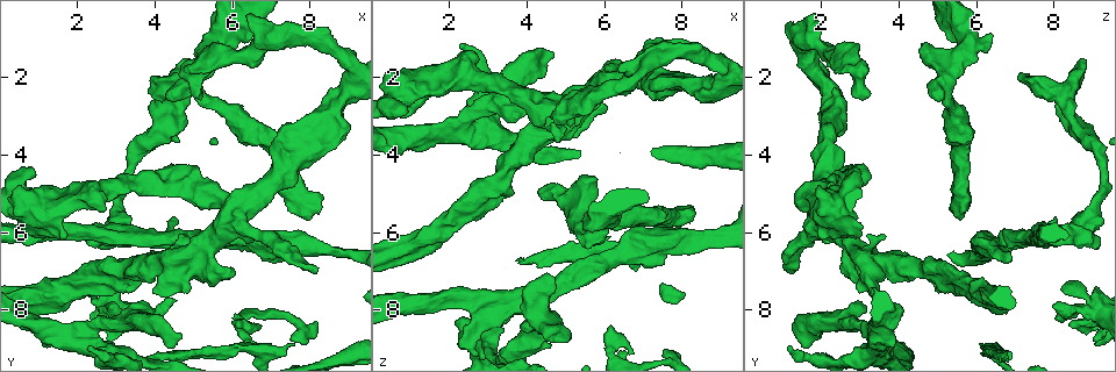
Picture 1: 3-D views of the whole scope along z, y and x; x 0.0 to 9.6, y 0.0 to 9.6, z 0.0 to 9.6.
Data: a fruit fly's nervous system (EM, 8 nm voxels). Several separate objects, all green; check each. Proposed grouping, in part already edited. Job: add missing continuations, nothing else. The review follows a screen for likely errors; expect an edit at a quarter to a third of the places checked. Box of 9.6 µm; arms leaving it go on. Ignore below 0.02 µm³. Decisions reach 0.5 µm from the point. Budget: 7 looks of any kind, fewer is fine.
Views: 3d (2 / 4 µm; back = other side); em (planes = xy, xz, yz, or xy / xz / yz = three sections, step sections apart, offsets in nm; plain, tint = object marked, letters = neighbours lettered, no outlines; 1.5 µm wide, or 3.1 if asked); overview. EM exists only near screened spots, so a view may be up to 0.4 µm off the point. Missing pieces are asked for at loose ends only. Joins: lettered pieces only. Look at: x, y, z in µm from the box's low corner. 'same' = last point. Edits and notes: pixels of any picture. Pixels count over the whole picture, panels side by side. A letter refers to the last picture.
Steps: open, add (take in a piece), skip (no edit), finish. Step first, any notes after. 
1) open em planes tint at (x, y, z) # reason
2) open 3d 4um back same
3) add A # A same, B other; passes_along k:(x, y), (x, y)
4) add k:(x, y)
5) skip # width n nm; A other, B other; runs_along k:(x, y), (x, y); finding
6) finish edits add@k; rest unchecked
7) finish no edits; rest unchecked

open em xy step 8 tint at (7.90, 8.85, 9.10) # branch stops here

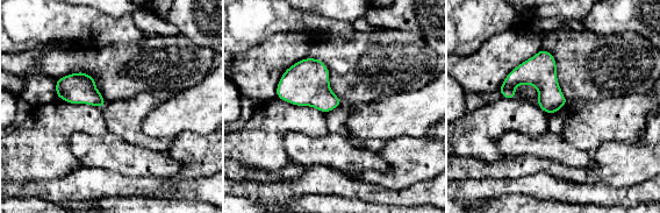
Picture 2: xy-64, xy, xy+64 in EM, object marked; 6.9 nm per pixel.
open em planes letters same # cut it another way

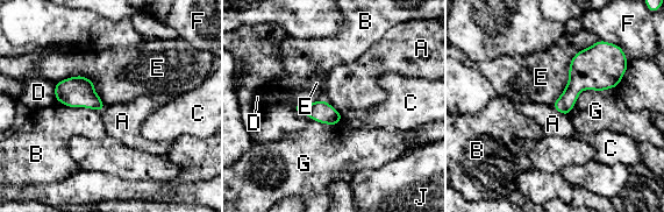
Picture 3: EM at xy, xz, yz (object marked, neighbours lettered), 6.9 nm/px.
skip # A other, B other, C other, D other, E other, F other, G other, J other; border 3:(325, 99), (342, 114); no lettered piece goes on from it

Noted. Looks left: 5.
open em planes letters at (8.15, 6.95, 1.10) # branch stops here

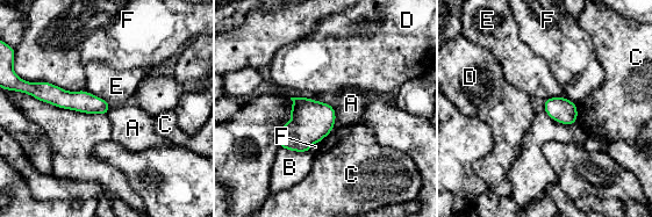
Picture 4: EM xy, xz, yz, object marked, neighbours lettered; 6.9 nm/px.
skip # A other, B other, C other, D other, E other, F other; none of them fits

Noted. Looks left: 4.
open em yz step 8 tint at (4.65, 8.60, 1.30) # an open end

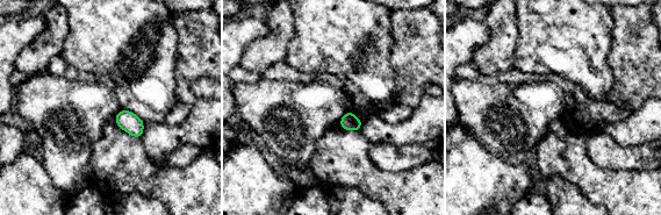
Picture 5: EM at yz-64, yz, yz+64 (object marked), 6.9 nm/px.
open em planes letters same # another direction

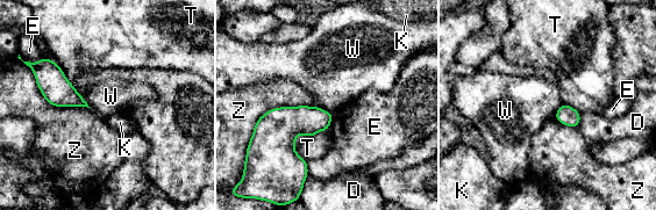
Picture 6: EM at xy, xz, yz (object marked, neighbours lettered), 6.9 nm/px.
skip # D other, E other, K other, T other, W other, Z other; none of them fits

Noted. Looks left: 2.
finish no edits; rest unchecked

